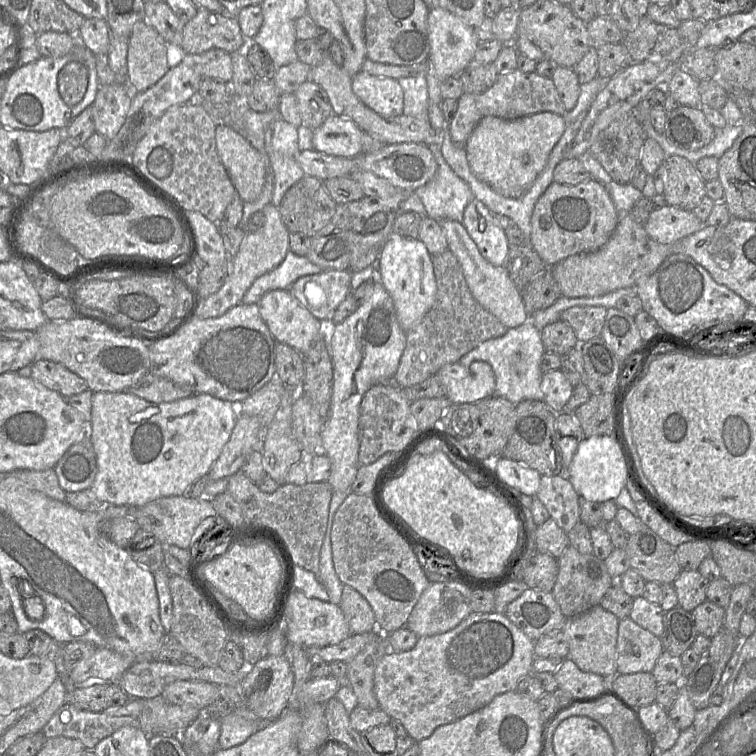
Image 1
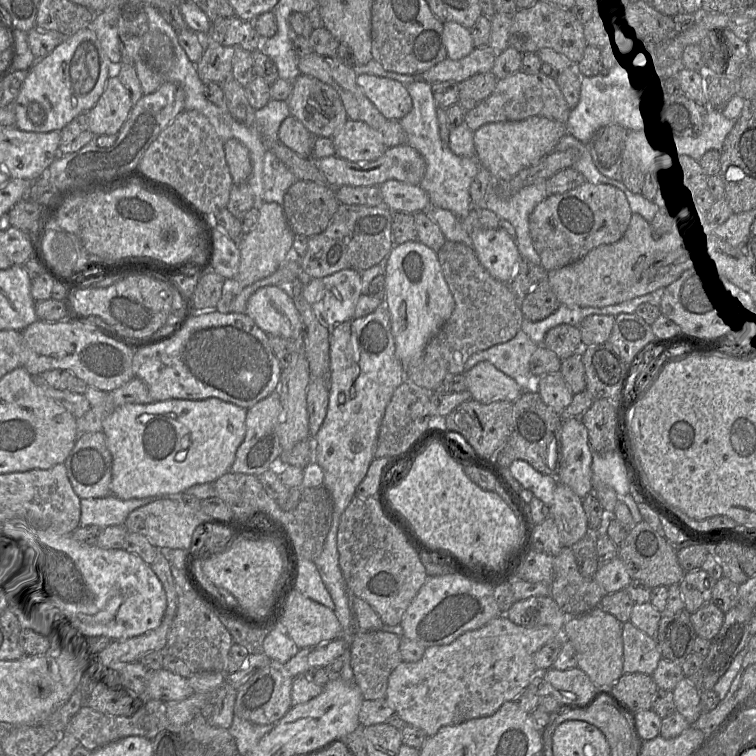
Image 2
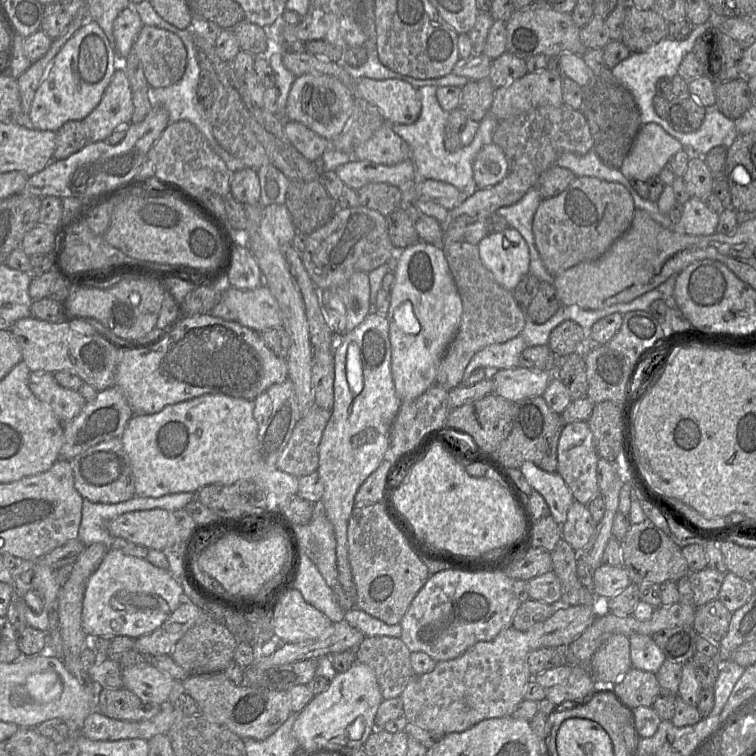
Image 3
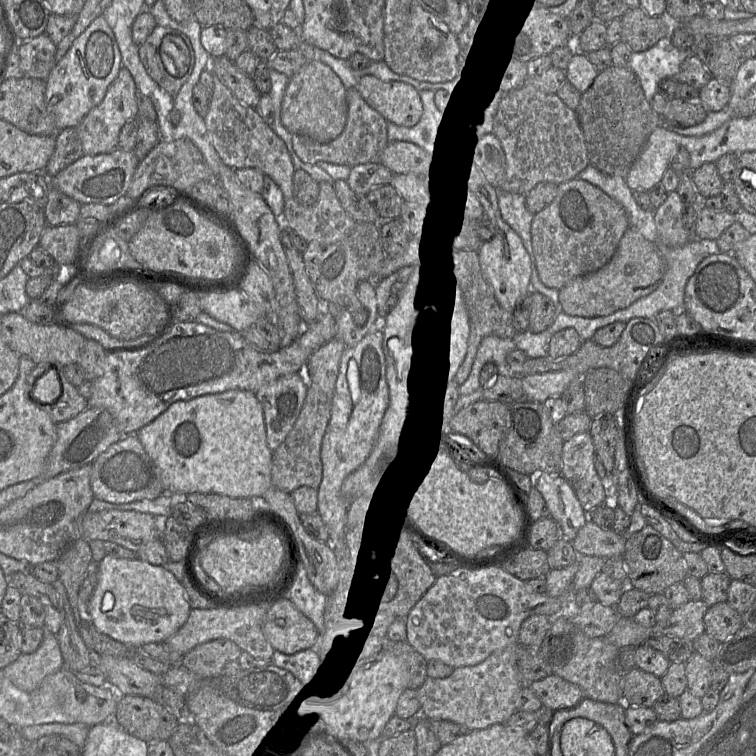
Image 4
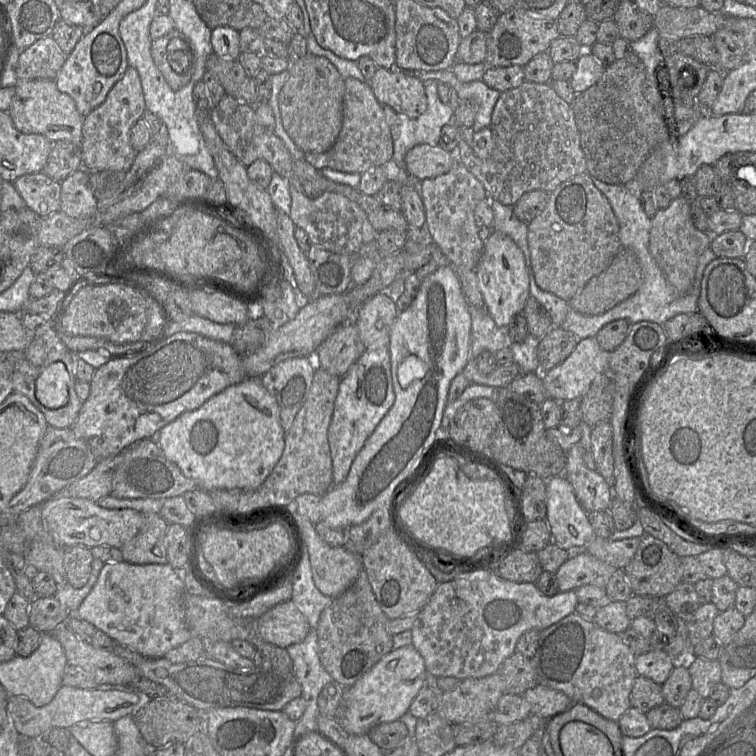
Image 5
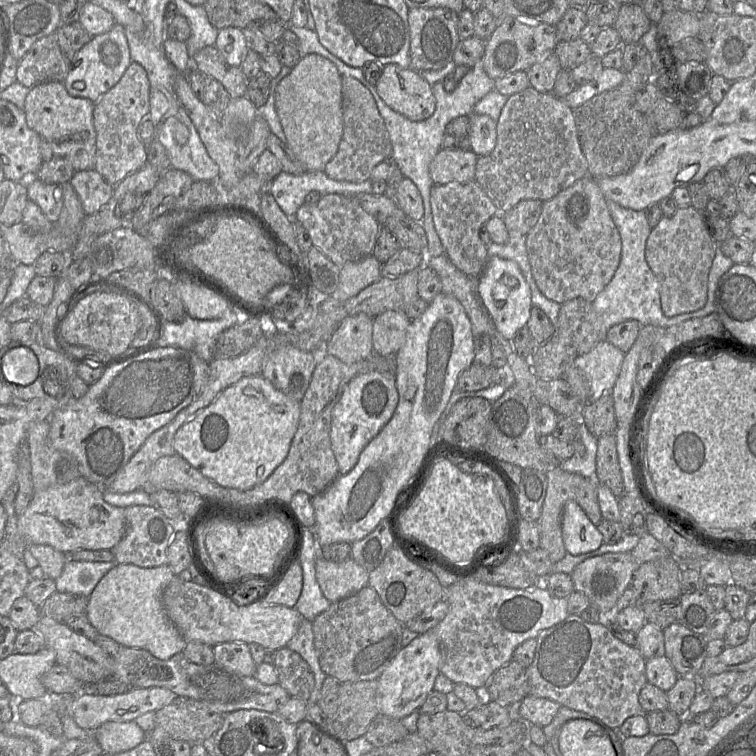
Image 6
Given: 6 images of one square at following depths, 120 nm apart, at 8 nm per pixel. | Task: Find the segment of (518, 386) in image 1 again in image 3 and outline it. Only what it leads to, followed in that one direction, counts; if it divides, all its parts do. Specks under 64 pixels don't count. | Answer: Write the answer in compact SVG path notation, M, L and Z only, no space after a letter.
M521 335L504 343L483 348L472 357L465 368L462 382L467 380L479 368L490 371L517 368L519 358L526 348L527 345Z

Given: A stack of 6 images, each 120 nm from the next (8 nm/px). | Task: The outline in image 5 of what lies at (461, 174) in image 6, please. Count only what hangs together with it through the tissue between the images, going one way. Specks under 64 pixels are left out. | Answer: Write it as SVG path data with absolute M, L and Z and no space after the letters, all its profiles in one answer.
M418 144L405 157L405 169L412 178L435 178L450 171L457 158L442 147Z

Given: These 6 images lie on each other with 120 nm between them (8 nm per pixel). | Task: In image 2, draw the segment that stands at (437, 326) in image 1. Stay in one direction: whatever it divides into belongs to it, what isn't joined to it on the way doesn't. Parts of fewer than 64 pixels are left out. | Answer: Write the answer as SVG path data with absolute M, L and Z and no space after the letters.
M445 241L436 254L455 302L454 310L418 360L411 361L406 369L406 381L431 393L446 377L464 373L464 365L473 354L514 338L524 319L521 303L517 302L509 283L496 280L479 262L474 248Z

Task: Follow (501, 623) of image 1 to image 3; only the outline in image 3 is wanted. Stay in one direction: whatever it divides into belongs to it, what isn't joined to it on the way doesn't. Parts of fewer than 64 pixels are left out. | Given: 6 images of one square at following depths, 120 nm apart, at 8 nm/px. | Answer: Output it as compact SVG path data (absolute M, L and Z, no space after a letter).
M558 605L547 620L535 624L526 631L519 631L510 626L502 630L493 640L476 643L458 658L437 662L431 672L422 675L414 674L400 695L403 716L409 723L424 730L445 735L463 732L482 720L511 715L515 707L524 699L527 682L533 678L527 664L529 654L540 648L565 648L595 621L598 608L598 605Z

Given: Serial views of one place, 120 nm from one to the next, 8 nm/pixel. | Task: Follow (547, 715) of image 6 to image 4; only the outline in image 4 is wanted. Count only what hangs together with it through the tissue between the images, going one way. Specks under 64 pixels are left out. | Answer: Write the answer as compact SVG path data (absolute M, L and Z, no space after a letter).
M553 673L530 685L522 686L529 686L542 705L553 711L574 707L583 698L579 686Z

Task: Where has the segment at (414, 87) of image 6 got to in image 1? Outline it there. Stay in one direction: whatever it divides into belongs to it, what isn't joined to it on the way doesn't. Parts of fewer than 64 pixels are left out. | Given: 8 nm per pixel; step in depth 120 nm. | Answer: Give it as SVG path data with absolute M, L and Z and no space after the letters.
M360 71L352 77L352 91L367 107L383 117L403 114L403 90L397 79Z

